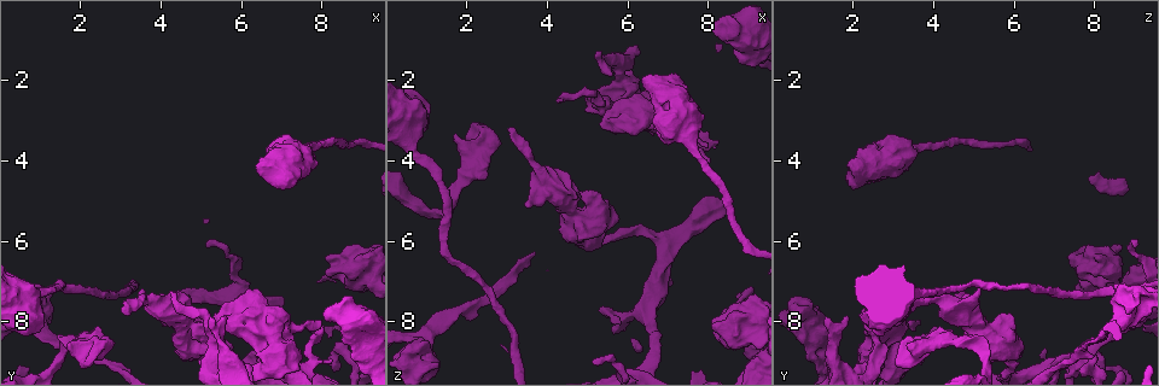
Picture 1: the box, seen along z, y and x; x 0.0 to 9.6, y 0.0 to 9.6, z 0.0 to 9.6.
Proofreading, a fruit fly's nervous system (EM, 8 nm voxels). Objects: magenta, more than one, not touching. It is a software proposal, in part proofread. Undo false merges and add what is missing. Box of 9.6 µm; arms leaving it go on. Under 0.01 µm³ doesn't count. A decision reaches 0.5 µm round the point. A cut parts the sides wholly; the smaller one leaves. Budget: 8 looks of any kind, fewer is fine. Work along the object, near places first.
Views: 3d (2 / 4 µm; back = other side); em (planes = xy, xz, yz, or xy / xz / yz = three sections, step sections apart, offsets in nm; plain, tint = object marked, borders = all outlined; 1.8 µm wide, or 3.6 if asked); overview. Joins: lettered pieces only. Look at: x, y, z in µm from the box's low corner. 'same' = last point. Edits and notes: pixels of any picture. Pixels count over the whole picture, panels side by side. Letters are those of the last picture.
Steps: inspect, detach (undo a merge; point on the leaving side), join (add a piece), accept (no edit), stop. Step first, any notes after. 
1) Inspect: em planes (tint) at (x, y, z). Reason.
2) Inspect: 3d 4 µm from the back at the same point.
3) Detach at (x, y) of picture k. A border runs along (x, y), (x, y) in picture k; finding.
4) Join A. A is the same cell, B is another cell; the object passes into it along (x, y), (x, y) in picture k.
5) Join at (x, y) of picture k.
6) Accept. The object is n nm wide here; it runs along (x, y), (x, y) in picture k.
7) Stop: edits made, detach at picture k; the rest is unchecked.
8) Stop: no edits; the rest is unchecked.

Inspect: 3d 2 µm at (8.10, 7.90, 0.70). Stops while still wide.

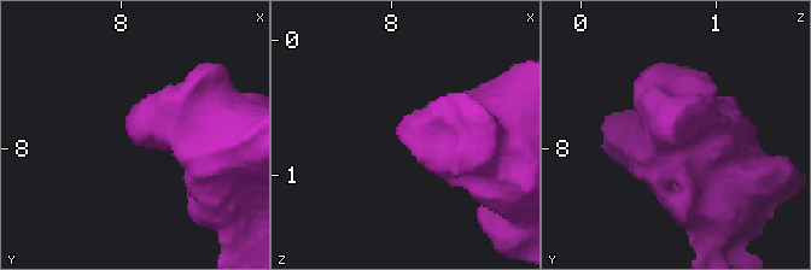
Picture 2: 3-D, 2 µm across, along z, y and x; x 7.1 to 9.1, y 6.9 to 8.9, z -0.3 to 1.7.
Inspect: em planes (borders) at (8.04, 7.90, 0.64). Need the tissue.

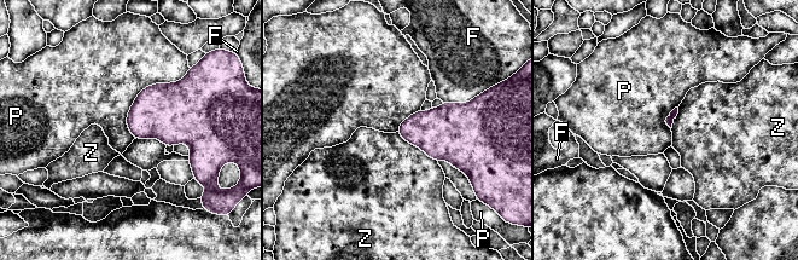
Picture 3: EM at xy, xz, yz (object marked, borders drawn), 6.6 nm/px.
Accept. F, P and Z are other cells; a border runs along (188, 71), (138, 94), (134, 138) in picture 3; no lettered piece goes on from it.

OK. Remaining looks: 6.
Inspect: em yz step 4 (borders) at (2.45, 8.20, 4.45). Free end.

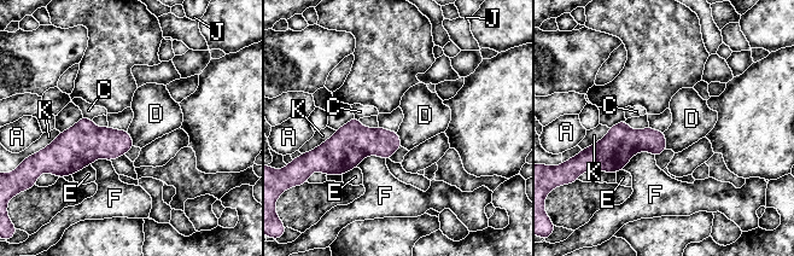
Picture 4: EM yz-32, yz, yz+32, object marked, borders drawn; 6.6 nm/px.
Inspect: em planes (borders) at the same point.

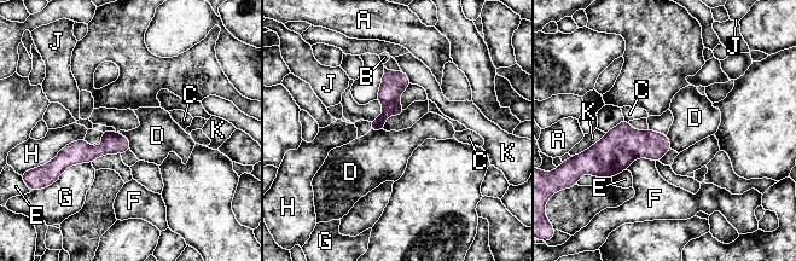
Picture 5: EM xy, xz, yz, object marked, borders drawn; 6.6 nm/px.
Accept. A, B, C, D, E, F, G, H, J and K are other cells; no lettered piece goes on from it.

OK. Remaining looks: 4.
Inspect: em 3.6 µm planes (borders) at (8.60, 6.55, 8.15). Thick turns thin.

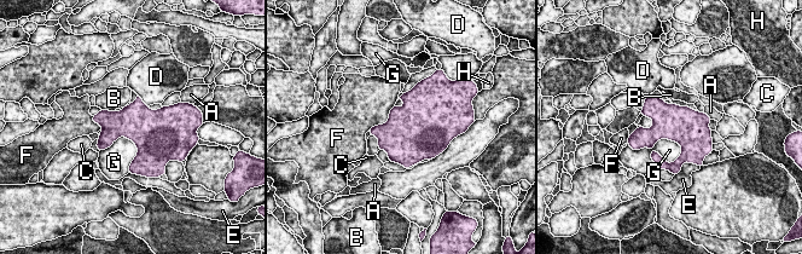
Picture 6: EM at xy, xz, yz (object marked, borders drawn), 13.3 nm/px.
Accept. The longest contact is with G, 600 nm; A, B, C, D, E, F, G and H are other cells; a border runs along (683, 149), (660, 139), (637, 150) in picture 6; continuous, no second neuron.

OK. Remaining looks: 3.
Stop: no edits; the rest is unchecked.

